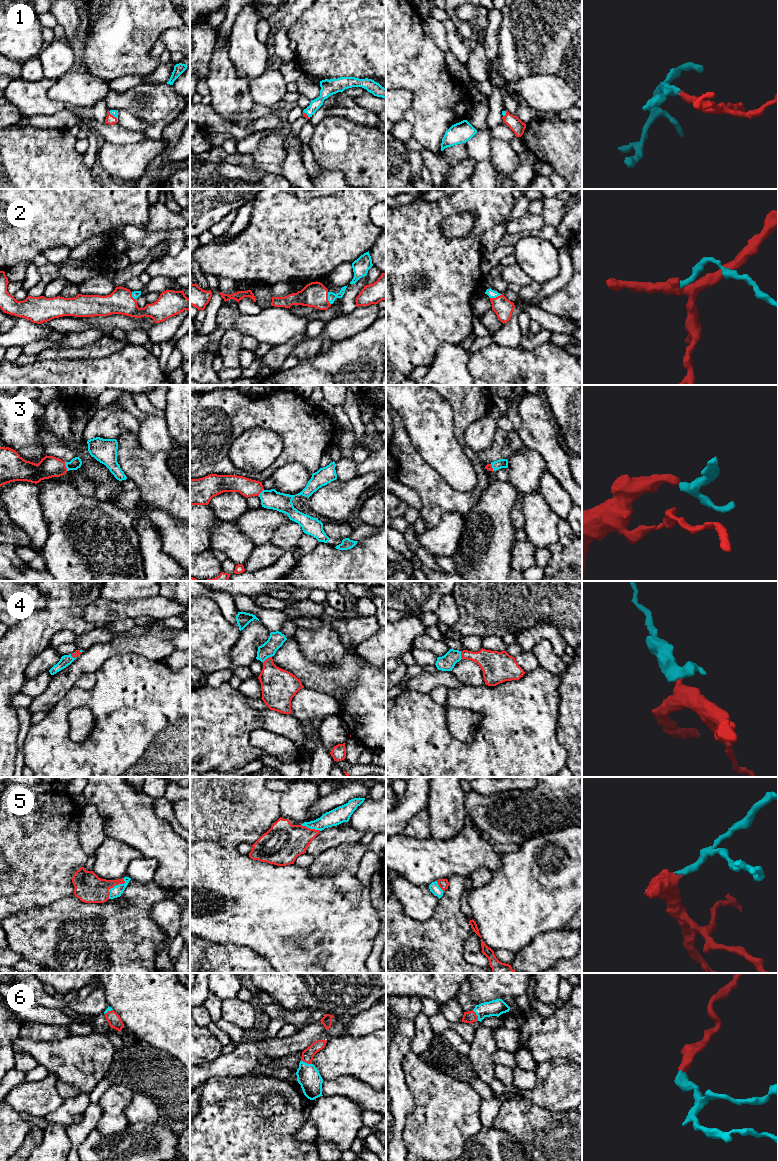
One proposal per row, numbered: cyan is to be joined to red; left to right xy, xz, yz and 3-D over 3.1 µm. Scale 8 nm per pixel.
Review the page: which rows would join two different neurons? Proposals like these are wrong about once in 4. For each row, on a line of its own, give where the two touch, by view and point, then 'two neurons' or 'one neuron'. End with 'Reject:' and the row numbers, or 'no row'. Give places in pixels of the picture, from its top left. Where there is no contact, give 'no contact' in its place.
1: contact xy (113, 116); one neuron
2: contact xz (327, 298); one neuron
3: contact xy (65, 466); one neuron
4: contact xz (267, 658); one neuron
5: contact xy (114, 885); one neuron
6: contact xz (306, 1062); one neuron
Reject: no row

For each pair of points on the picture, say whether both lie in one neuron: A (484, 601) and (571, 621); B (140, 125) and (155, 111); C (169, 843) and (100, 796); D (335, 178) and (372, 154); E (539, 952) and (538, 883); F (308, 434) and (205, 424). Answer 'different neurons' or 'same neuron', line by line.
A: same neuron
B: different neurons
C: same neuron
D: different neurons
E: different neurons
F: same neuron

